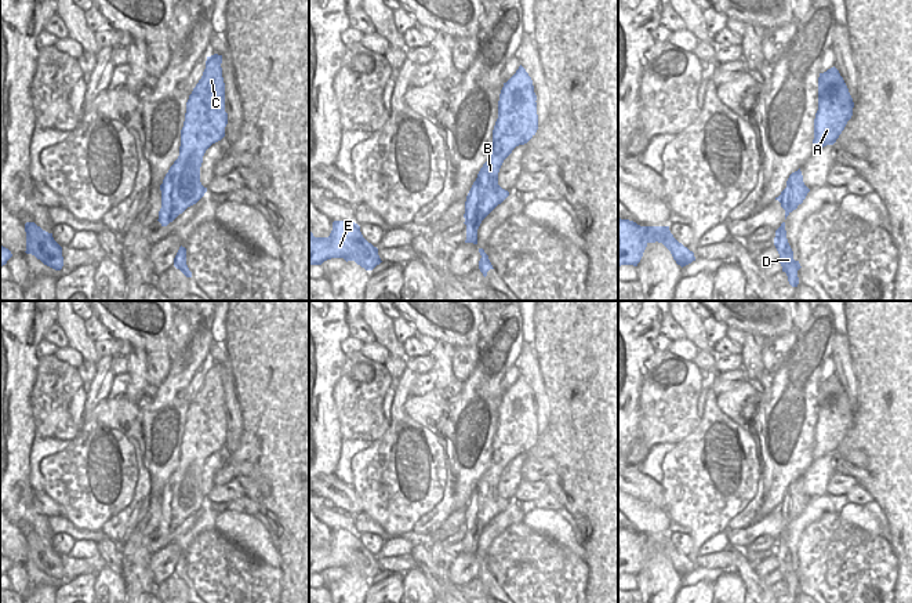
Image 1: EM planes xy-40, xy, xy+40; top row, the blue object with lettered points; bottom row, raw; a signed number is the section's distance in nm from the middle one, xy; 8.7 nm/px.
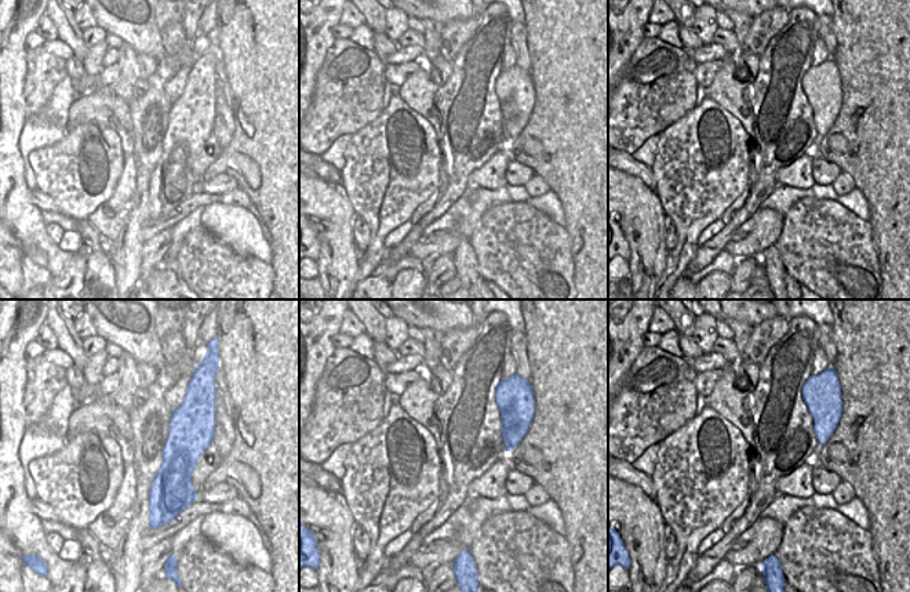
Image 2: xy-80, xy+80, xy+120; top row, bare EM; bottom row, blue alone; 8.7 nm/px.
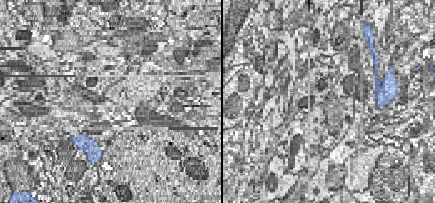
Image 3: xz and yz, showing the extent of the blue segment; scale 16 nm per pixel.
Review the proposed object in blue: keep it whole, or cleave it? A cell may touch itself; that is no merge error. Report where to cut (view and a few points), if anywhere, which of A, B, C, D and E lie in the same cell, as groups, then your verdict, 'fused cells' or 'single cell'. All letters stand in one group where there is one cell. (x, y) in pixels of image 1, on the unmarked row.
cut xy+40 (818, 403), (832, 403), (838, 409), (839, 443); groups A B C D / E; fused cells

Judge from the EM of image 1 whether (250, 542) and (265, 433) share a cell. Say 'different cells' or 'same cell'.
different cells

